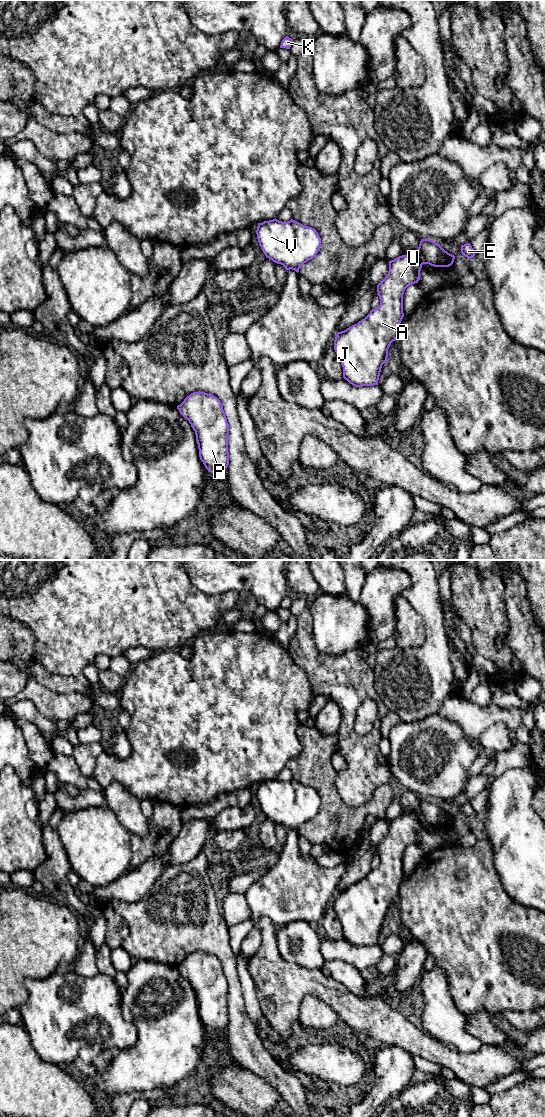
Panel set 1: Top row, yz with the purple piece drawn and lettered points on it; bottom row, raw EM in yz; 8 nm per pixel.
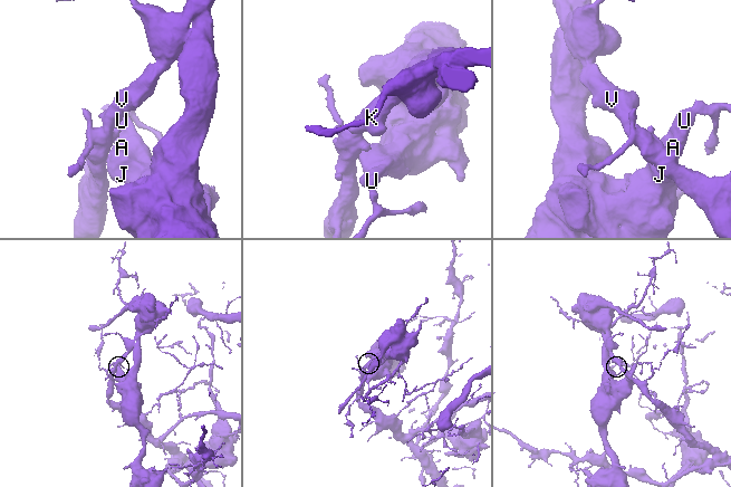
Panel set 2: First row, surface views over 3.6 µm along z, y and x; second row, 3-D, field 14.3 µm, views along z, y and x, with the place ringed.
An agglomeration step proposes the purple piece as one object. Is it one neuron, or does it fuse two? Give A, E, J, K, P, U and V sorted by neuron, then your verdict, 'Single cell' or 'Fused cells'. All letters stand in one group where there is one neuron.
Groups: A J P U / E K V. Fused cells

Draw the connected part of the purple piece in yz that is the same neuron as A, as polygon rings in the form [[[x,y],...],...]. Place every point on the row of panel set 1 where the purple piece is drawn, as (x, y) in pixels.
[[[415,253],[389,261],[388,274],[377,285],[379,307],[357,324],[337,333],[334,350],[343,367],[343,378],[353,386],[378,385],[388,349],[397,340],[404,317],[404,291],[418,283],[421,268]]]

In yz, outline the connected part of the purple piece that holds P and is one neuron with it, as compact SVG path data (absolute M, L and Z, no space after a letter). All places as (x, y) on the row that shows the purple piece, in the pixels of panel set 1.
M193 392L177 406L195 431L199 457L209 472L229 465L229 424L220 400L205 392Z

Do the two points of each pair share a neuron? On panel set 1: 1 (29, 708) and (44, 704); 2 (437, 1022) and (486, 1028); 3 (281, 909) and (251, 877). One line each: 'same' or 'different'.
1: different
2: different
3: different

